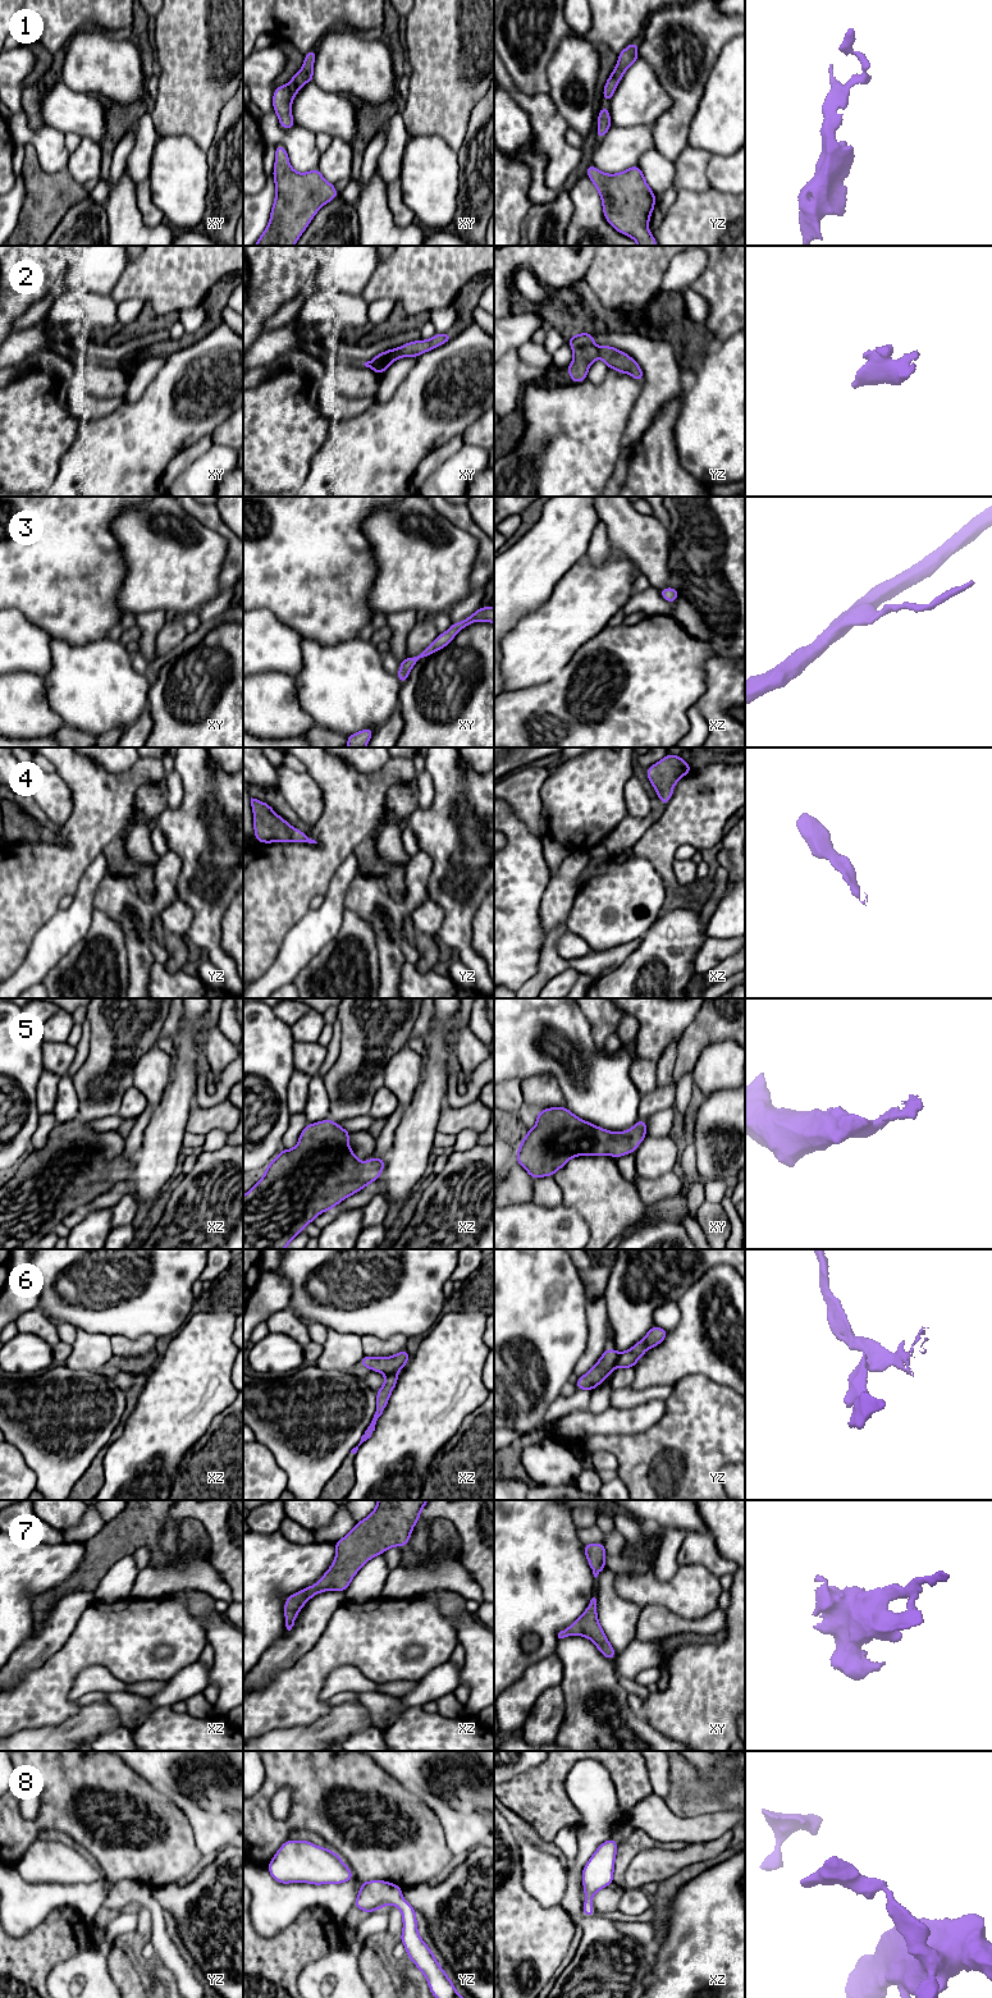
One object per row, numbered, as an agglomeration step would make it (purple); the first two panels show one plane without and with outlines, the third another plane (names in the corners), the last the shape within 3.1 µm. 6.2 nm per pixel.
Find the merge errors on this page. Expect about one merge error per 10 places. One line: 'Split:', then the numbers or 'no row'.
Split: 2, 6

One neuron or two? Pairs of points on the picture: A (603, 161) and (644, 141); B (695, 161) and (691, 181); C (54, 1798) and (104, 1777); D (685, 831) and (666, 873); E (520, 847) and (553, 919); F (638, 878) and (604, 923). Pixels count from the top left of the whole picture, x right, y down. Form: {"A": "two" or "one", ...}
{"A": "one", "B": "one", "C": "one", "D": "one", "E": "two", "F": "one"}

